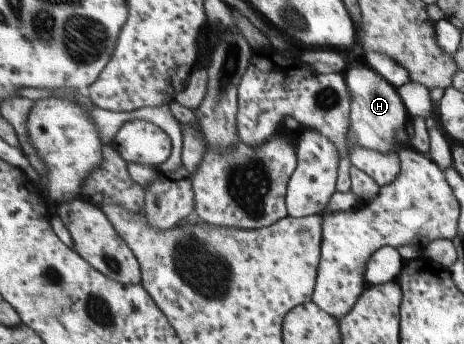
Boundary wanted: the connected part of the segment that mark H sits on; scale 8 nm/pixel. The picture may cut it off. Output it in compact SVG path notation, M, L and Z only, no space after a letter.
M369 66L349 68L342 74L351 93L351 129L346 151L350 154L355 147L367 147L384 153L401 152L403 145L397 142L397 130L404 129L405 122L412 118L398 88Z

